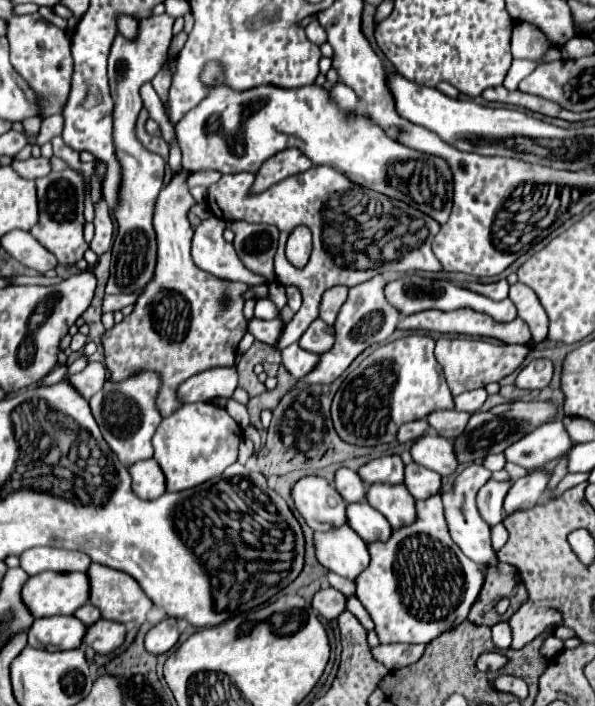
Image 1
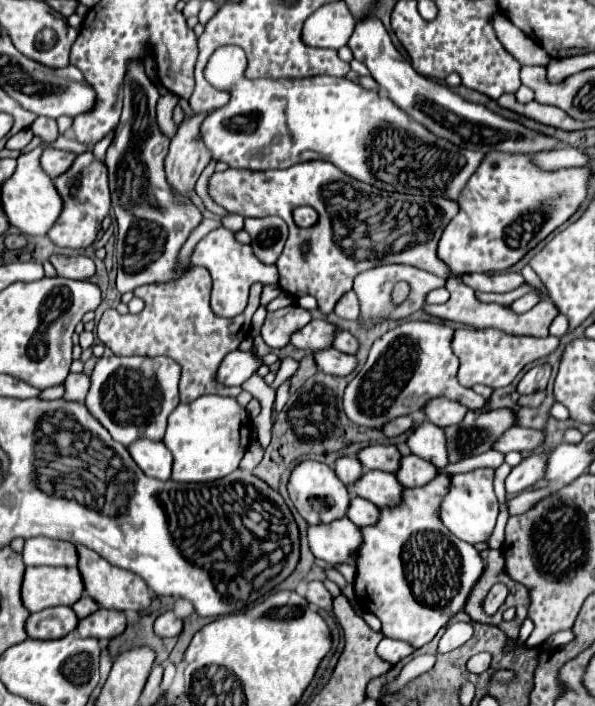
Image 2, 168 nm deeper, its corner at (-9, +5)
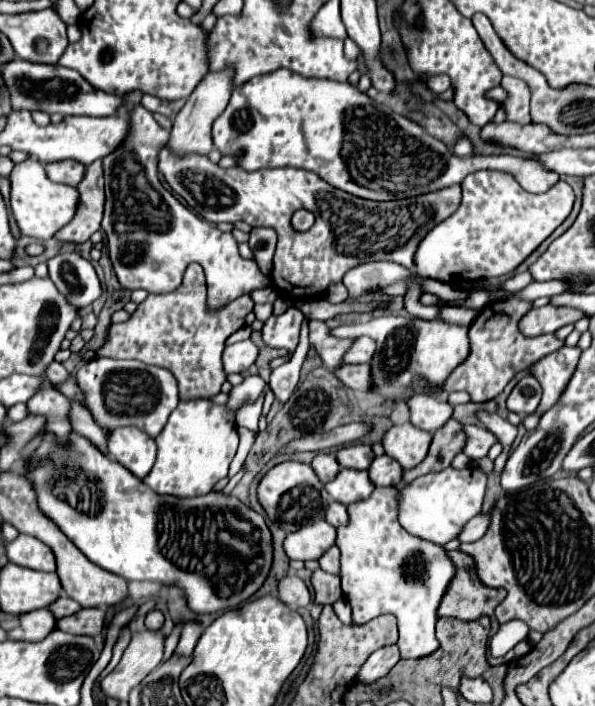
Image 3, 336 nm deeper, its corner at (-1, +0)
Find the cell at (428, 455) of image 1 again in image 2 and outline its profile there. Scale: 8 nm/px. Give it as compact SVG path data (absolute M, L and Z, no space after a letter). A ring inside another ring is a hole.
M425 422L425 424L417 426L411 432L411 436L407 440L407 446L411 448L411 452L415 456L421 456L421 458L429 460L437 468L445 468L449 464L445 432L431 422Z

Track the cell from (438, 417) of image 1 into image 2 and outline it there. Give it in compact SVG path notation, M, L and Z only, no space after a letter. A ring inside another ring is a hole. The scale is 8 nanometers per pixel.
M435 398L425 406L425 414L439 428L461 424L461 420L465 418L465 412L467 412L467 408L463 404L457 404L453 400L445 400L445 398Z

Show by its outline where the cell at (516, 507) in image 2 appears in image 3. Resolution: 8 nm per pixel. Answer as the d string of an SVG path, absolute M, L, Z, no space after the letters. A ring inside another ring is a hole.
M481 513L481 515L473 517L473 519L465 525L465 529L461 529L461 533L457 535L457 539L459 539L461 543L467 543L467 541L477 541L479 537L483 537L483 535L485 535L487 525L489 525L487 513Z

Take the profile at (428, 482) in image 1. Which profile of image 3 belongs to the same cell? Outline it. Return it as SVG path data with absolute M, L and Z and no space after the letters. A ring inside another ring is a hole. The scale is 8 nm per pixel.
M389 455L375 457L371 461L367 473L375 487L391 487L391 485L401 483L401 465L397 461L393 461L393 457L389 457Z

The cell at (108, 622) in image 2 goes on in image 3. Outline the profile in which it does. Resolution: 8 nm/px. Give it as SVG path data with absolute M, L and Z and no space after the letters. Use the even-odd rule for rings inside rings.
M89 607L73 613L73 617L57 619L57 629L71 635L89 635L99 637L105 625L105 607Z

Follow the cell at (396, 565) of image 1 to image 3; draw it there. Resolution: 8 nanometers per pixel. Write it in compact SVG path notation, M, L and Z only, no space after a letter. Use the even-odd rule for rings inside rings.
M377 487L365 501L357 501L353 505L347 505L349 521L347 525L337 529L337 547L341 549L341 591L345 601L351 605L351 617L355 625L363 625L379 615L391 613L397 617L399 627L399 641L397 647L401 651L401 659L417 659L431 655L439 641L435 637L435 623L437 623L437 607L439 601L449 585L449 581L455 575L453 563L447 559L445 549L423 541L419 537L409 535L399 523L397 523L397 489L393 487Z

